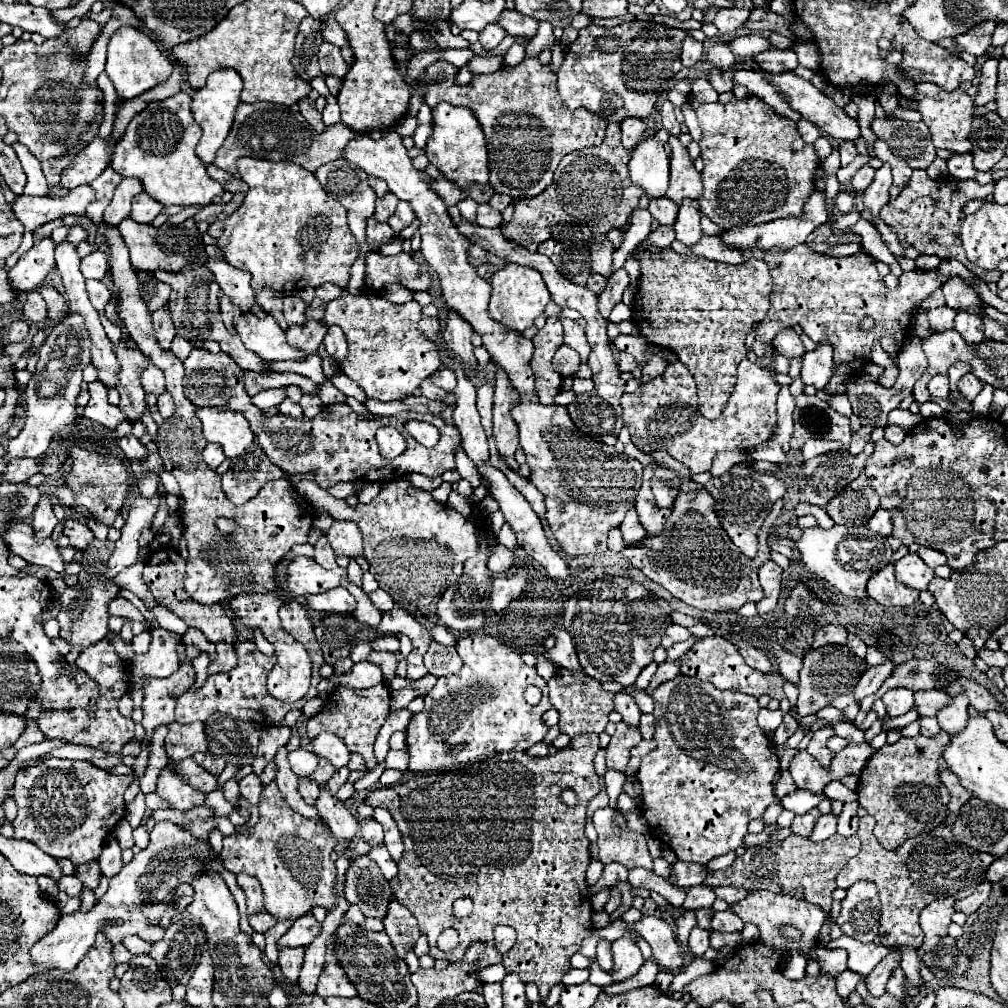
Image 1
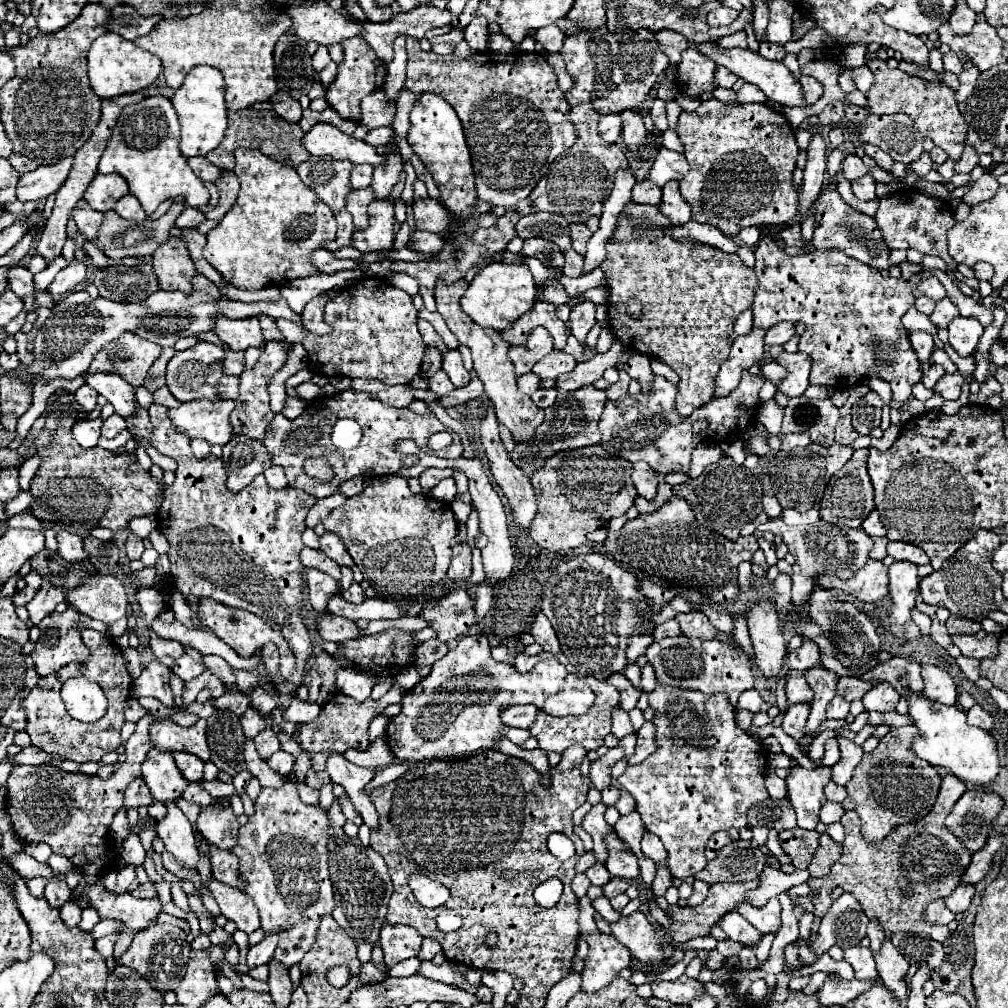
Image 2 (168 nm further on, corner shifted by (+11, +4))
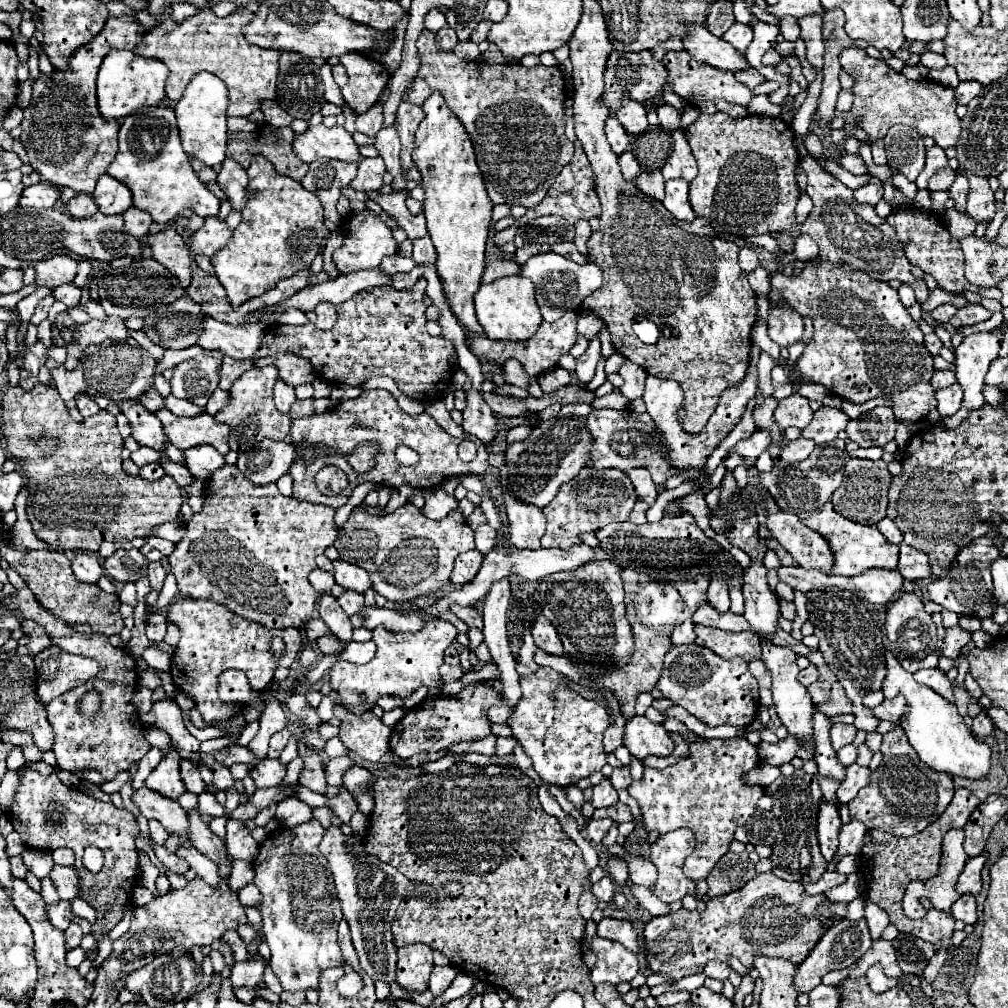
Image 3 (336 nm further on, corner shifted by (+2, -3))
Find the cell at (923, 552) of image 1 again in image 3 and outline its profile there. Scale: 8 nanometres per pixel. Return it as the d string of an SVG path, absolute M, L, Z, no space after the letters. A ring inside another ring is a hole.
M905 542L901 544L901 552L899 552L899 572L903 574L905 580L921 580L931 576L931 566L927 560L927 554L907 546Z

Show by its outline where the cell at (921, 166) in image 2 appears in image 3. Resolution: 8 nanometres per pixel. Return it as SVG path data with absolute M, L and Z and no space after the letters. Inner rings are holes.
M945 166L945 170L937 170L929 180L929 190L933 190L933 192L935 190L949 190L955 176L957 176L957 172L951 170L949 166Z

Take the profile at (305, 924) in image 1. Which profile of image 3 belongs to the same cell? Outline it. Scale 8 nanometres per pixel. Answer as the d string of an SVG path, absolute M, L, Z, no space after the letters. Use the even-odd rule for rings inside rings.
M249 960L249 962L235 962L231 970L231 988L249 988L253 990L257 982L263 978L265 962L263 960Z

